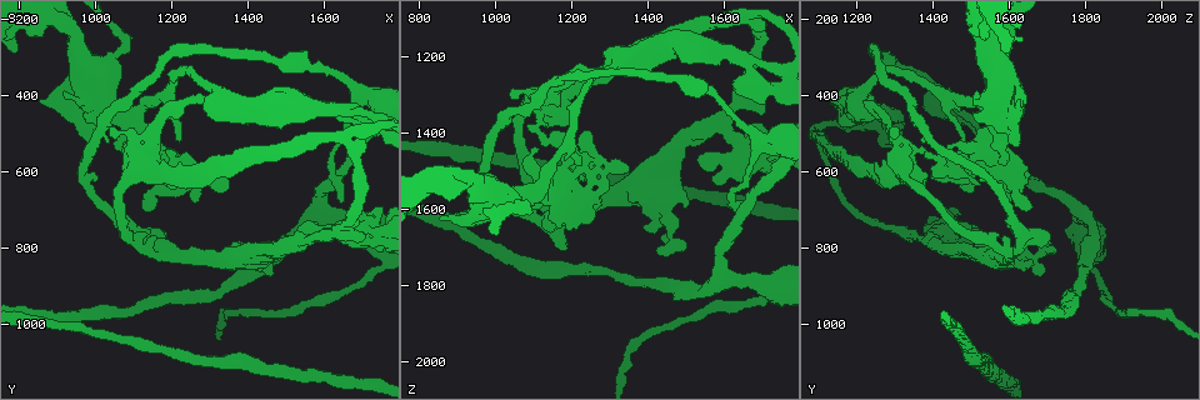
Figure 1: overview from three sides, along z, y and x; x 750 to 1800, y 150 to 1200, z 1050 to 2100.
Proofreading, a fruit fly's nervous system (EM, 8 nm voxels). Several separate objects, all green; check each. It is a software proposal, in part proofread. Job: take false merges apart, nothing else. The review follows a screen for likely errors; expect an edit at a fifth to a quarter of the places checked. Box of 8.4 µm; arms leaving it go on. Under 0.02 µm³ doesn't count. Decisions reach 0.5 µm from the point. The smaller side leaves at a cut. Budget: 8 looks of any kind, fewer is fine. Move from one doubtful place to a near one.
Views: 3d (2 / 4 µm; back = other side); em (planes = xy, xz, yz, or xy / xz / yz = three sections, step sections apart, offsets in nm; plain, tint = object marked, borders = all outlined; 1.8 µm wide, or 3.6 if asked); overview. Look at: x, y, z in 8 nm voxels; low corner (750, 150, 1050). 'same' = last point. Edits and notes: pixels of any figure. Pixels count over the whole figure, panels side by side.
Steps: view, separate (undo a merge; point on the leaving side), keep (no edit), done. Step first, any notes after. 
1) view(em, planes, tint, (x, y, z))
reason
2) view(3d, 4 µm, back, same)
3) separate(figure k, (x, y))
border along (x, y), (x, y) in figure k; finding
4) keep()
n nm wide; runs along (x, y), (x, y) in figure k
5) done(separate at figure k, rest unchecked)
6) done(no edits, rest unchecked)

view(3d, 4 µm, (1120, 585, 1330))
a narrow waist

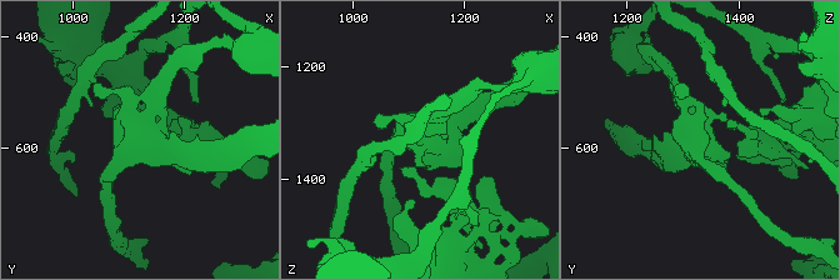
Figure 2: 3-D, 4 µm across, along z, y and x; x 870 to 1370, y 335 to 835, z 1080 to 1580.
view(em, yz, step 16, plain, (1120, 590, 1320))

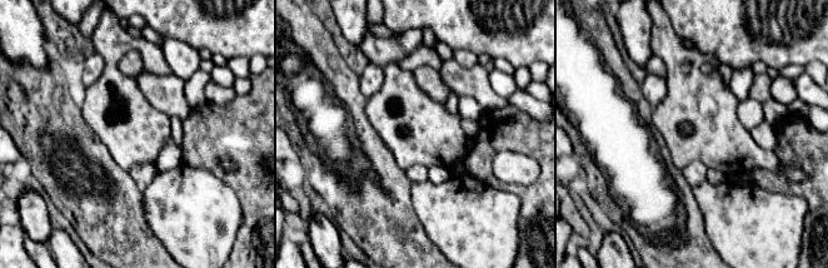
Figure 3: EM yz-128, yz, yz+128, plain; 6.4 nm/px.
view(em, yz, step 16, tint, same)

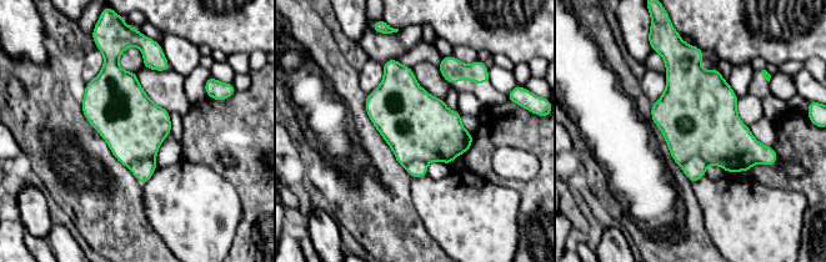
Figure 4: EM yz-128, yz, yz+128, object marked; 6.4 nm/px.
keep()
all the same neuron

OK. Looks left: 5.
view(3d, 2 µm, (1435, 305, 1255))
thick turns thin

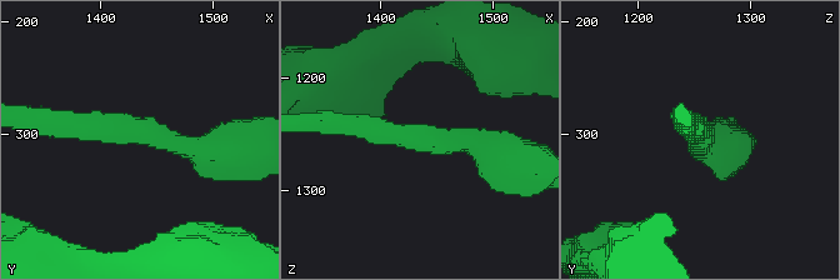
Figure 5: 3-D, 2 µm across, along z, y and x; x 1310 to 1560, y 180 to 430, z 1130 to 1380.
view(em, xz, step 4, tint, (1434, 298, 1256))

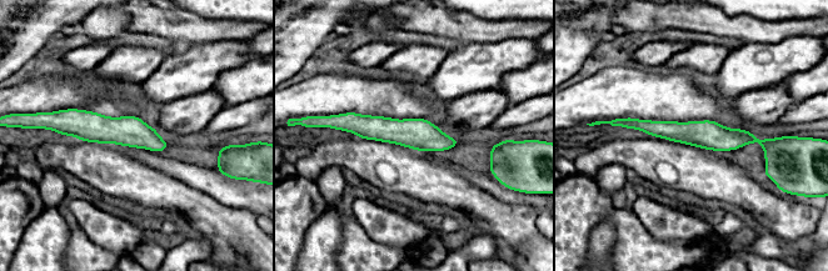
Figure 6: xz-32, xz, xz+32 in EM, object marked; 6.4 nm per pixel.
view(em, planes, borders, same)
cut it another way

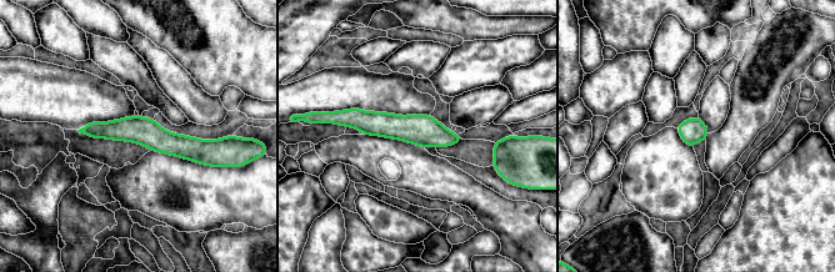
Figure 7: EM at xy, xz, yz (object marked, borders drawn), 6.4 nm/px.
keep()
continuous, no second neuron

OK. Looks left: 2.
view(3d, 2 µm, (1145, 785, 1620))
arms part here

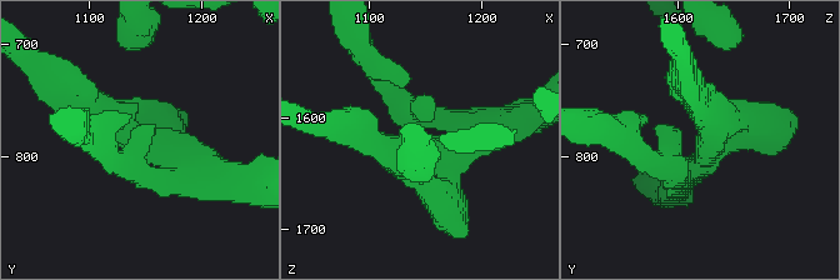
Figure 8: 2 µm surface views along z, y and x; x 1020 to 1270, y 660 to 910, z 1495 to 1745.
view(em, planes, tint, (1144, 790, 1626))

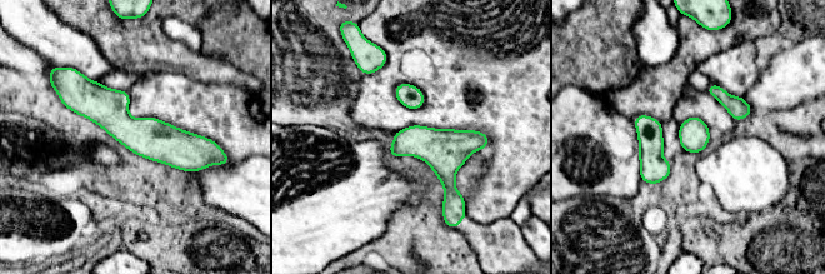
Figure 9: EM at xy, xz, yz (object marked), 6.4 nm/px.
keep()
runs along (66, 101), (206, 144) in figure 9; all the same neuron

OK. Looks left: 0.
done(no edits, rest unchecked)

